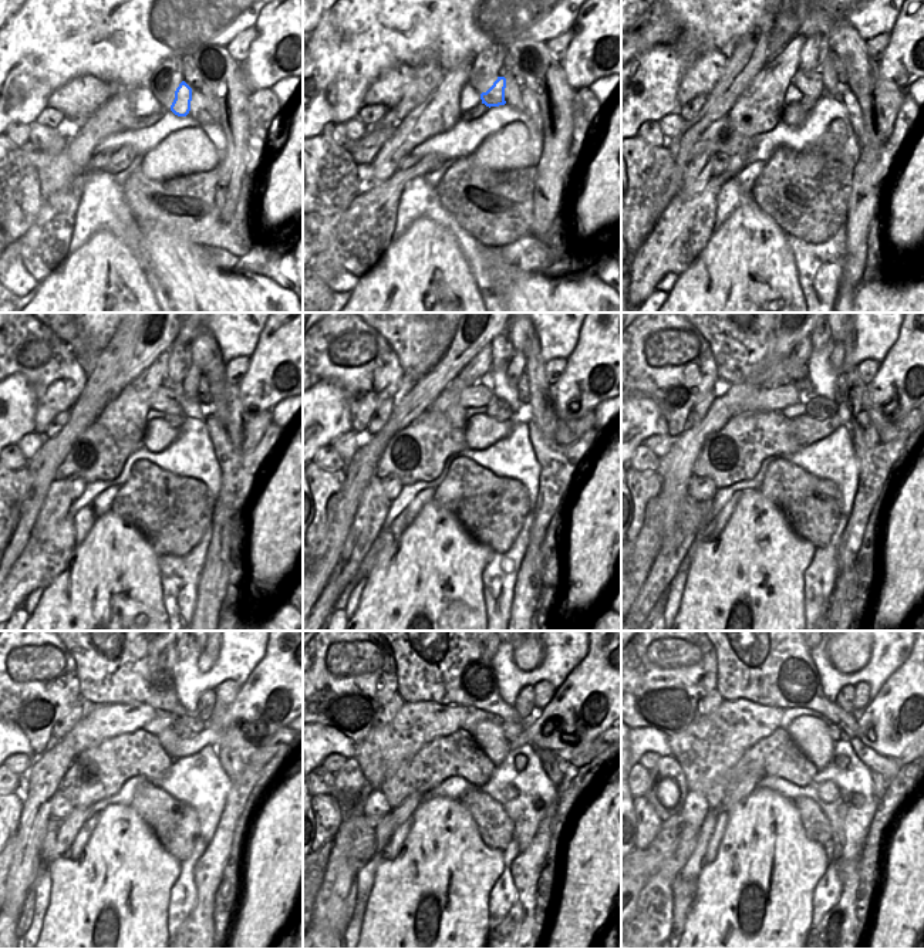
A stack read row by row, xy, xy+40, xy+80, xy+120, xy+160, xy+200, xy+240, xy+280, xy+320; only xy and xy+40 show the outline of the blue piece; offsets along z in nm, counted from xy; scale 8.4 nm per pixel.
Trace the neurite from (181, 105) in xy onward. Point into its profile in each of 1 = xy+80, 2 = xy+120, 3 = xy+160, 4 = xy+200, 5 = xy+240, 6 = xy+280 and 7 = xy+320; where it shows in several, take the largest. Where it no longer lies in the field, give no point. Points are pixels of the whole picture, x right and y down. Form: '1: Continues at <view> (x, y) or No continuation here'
1: Continues at xy+80 (808, 83)
2: Continues at xy+120 (168, 399)
3: Continues at xy+160 (478, 395)
4: Continues at xy+200 (762, 399)
5: Continues at xy+240 (98, 723)
6: Continues at xy+280 (387, 747)
7: Continues at xy+320 (708, 747)

